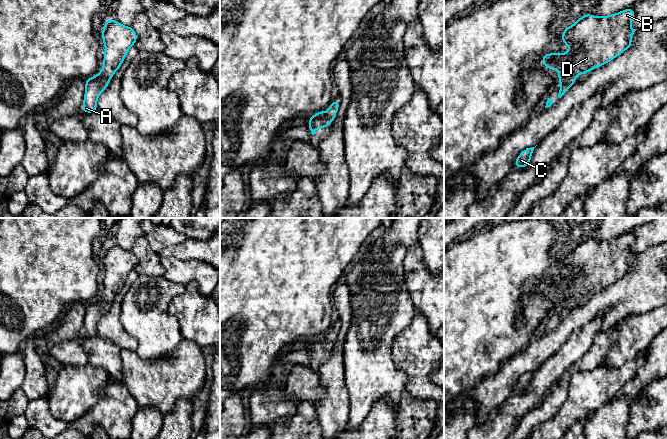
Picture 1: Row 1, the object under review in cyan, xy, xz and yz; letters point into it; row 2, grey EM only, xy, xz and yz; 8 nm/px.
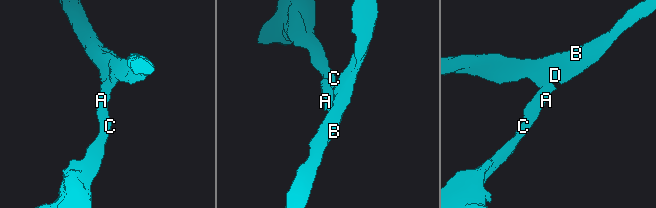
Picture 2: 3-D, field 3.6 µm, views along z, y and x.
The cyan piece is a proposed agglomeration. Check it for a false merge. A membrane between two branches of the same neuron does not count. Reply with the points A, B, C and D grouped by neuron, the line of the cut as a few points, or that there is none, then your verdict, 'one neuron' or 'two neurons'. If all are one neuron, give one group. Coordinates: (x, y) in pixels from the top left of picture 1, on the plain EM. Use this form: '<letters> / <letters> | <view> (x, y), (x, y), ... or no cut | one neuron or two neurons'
A B C D | no cut | one neuron

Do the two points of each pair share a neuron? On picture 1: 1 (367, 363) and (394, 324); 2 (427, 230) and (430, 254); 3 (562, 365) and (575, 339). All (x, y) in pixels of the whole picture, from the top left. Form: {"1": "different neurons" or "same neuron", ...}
{"1": "same neuron", "2": "same neuron", "3": "same neuron"}

